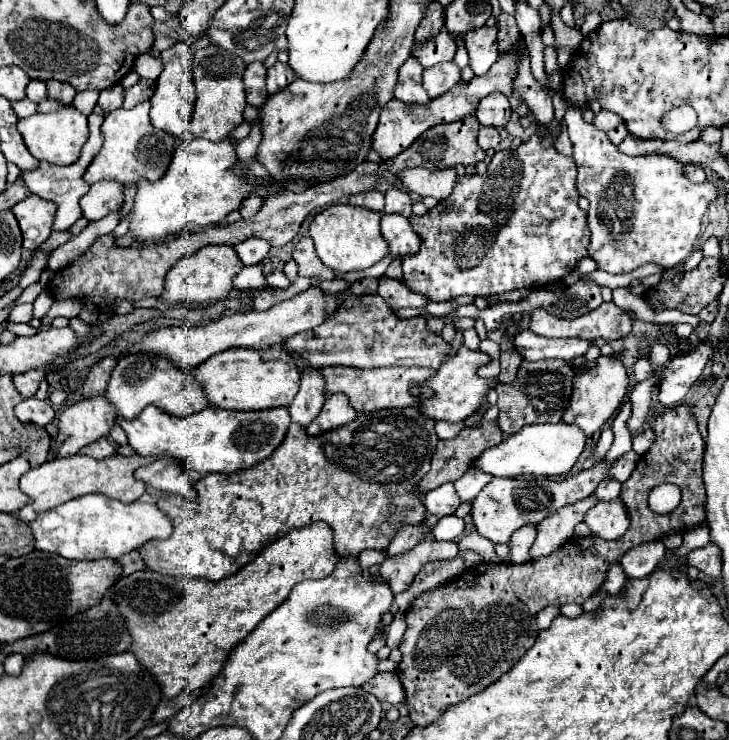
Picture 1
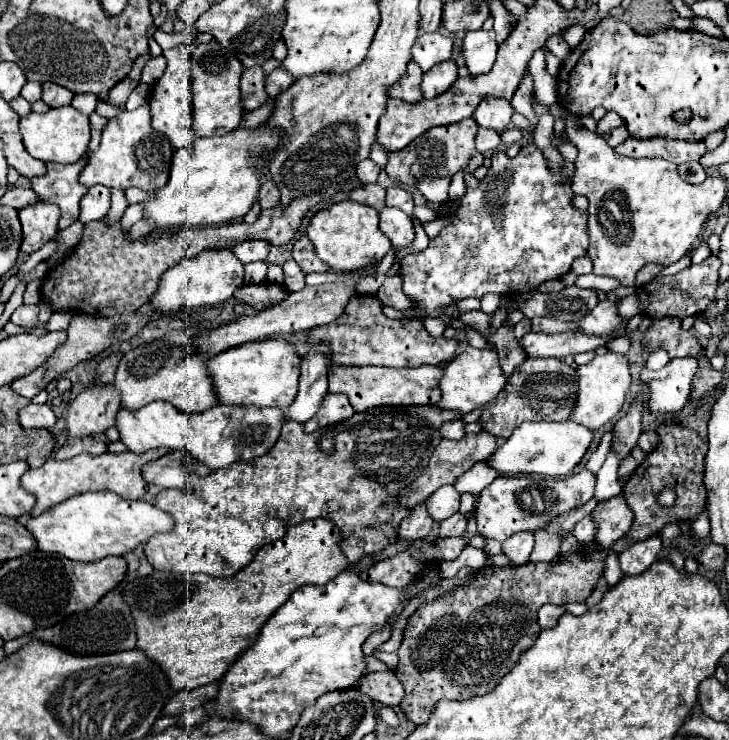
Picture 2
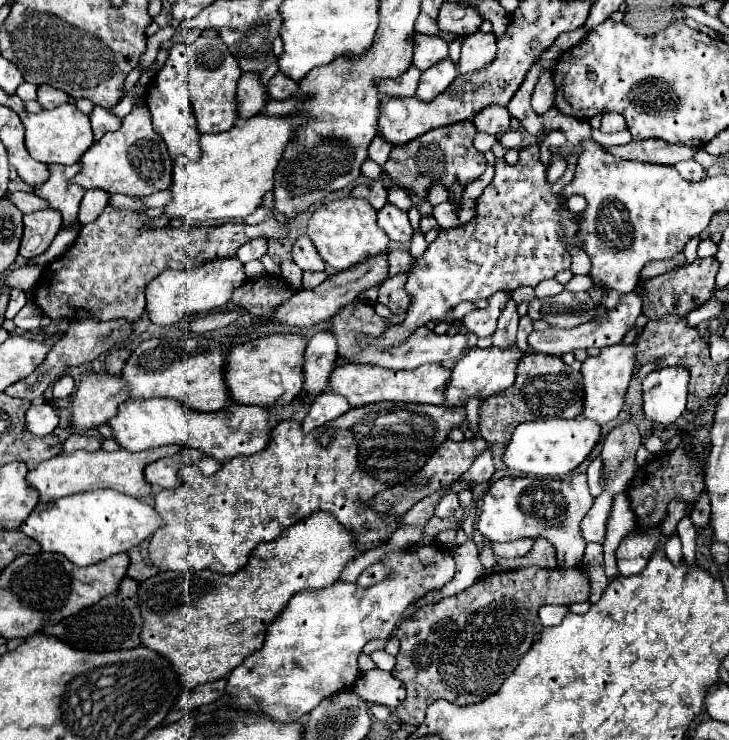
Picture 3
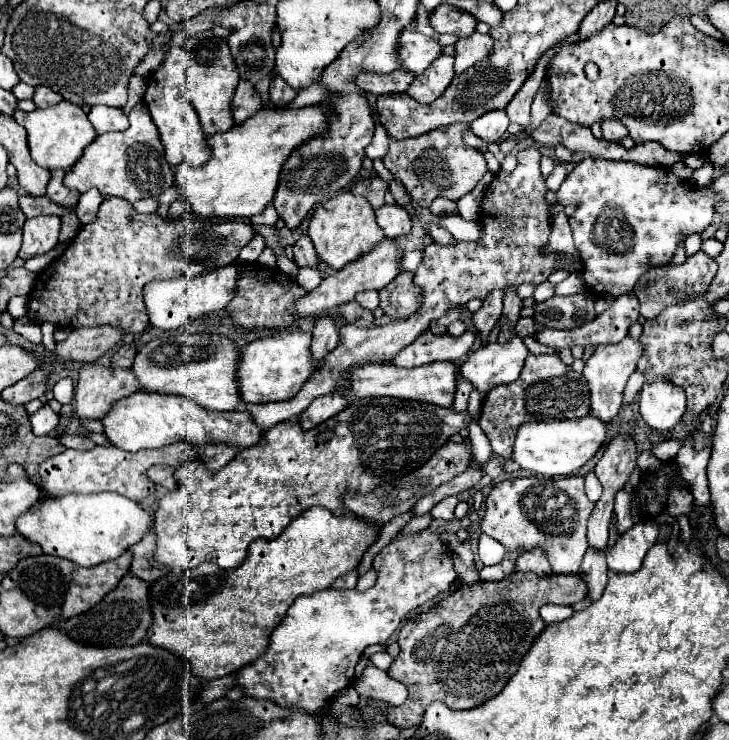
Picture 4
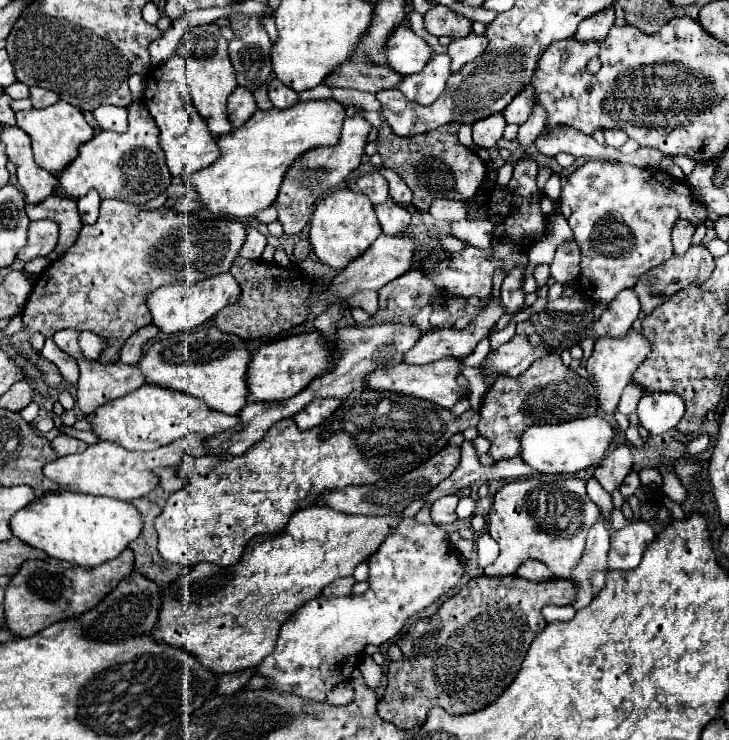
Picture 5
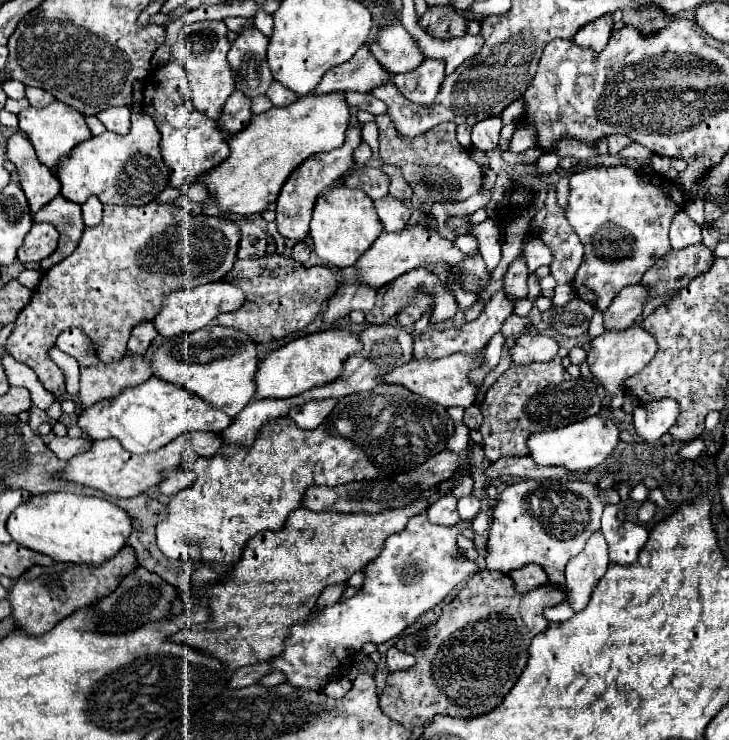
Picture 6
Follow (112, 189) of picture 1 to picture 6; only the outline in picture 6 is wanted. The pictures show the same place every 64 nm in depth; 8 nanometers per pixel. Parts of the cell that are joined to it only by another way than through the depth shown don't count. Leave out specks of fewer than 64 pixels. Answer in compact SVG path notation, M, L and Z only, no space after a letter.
M90 196L84 204L82 204L82 216L84 216L84 224L86 226L96 226L102 220L102 202L96 200L98 196Z

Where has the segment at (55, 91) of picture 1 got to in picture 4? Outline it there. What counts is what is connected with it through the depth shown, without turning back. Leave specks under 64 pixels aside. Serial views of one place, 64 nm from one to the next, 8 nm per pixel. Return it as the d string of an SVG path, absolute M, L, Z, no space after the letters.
M38 86L32 100L34 100L34 104L36 104L38 108L48 108L48 106L56 106L56 104L62 102L64 98L62 98L58 92L50 90L48 86Z

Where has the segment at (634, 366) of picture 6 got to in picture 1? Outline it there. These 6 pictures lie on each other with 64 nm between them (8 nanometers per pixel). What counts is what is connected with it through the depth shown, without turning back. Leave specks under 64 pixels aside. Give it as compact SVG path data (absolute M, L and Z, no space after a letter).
M600 356L596 366L584 368L578 376L574 376L574 388L566 410L562 412L564 424L576 424L586 436L594 434L604 426L604 422L620 408L628 390L628 374L626 368L616 356Z

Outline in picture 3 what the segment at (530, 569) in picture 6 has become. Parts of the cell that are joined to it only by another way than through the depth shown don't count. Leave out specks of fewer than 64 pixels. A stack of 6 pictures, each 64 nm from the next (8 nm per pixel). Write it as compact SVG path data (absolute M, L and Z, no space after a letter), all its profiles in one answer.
M538 536L534 540L532 550L520 558L520 560L510 560L510 558L498 558L496 560L502 570L514 570L514 568L524 568L524 566L542 566L542 568L556 568L556 548L544 538Z

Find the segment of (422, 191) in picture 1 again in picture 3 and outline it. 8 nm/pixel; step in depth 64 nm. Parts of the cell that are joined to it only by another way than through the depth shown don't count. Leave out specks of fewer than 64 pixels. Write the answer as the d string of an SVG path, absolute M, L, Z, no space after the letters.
M432 184L432 186L428 188L426 198L428 198L428 202L430 202L432 206L436 206L436 204L440 204L440 202L448 202L448 192L446 192L446 188L444 188L442 184Z

